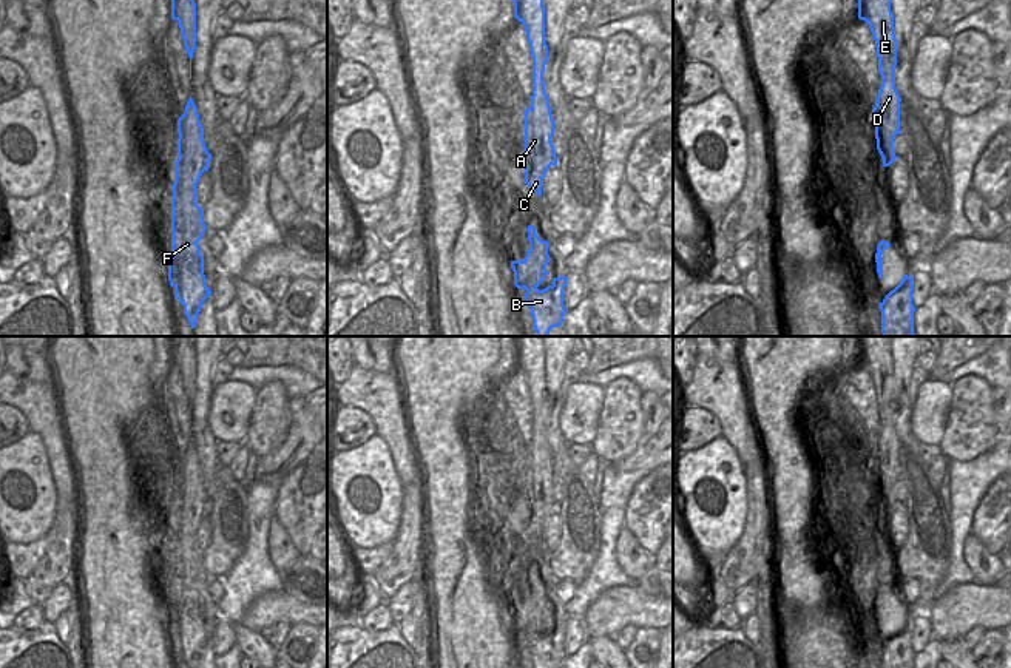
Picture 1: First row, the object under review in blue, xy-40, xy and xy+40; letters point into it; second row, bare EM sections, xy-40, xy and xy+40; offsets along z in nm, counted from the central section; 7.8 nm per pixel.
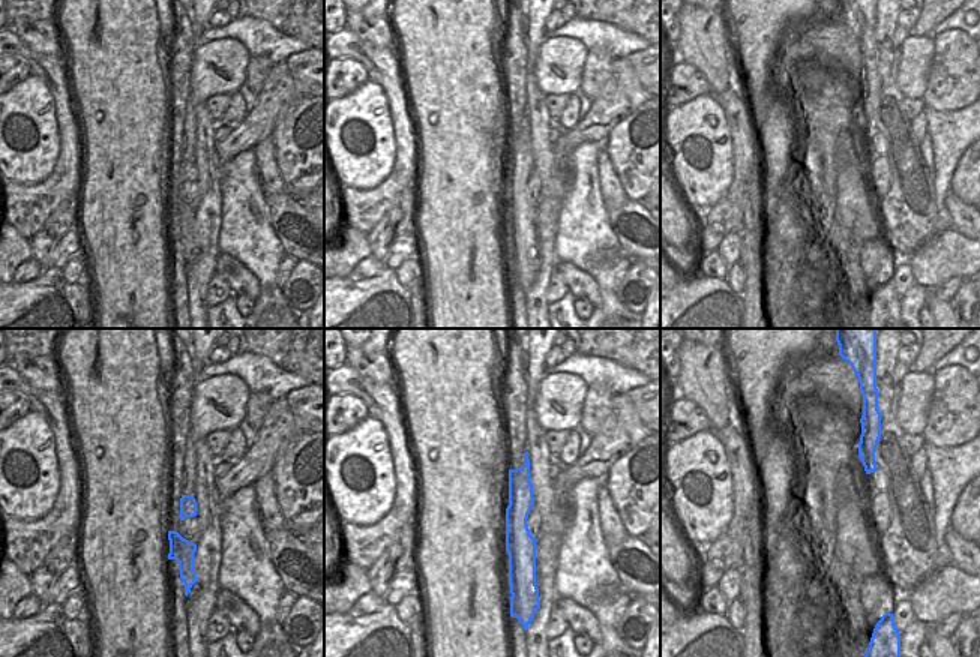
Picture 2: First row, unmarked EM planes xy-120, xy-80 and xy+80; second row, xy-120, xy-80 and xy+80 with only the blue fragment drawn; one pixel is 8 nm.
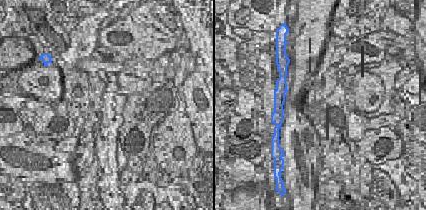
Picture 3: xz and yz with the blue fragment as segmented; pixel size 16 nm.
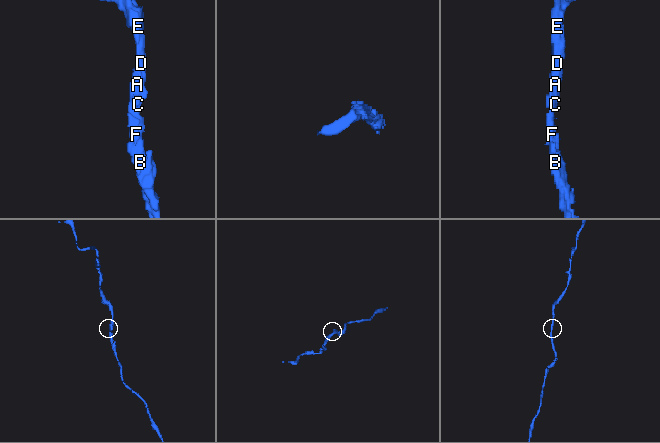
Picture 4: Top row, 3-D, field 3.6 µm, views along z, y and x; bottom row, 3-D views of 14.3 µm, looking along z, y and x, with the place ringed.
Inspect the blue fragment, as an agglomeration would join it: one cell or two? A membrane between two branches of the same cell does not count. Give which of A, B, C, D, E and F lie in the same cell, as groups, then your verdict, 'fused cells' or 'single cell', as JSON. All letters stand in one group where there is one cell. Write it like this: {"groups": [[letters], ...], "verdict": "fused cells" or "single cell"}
{"groups": [["A", "B", "C", "D", "E", "F"]], "verdict": "single cell"}

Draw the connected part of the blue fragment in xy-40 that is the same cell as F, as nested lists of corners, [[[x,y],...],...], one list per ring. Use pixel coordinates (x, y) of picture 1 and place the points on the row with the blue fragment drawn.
[[[190,96],[184,114],[178,119],[178,160],[171,196],[171,251],[167,259],[168,281],[174,299],[184,305],[191,329],[198,322],[202,302],[211,290],[205,284],[204,255],[198,242],[204,239],[204,208],[196,204],[196,187],[204,171],[208,171],[211,154],[204,142],[204,128],[198,108]]]

